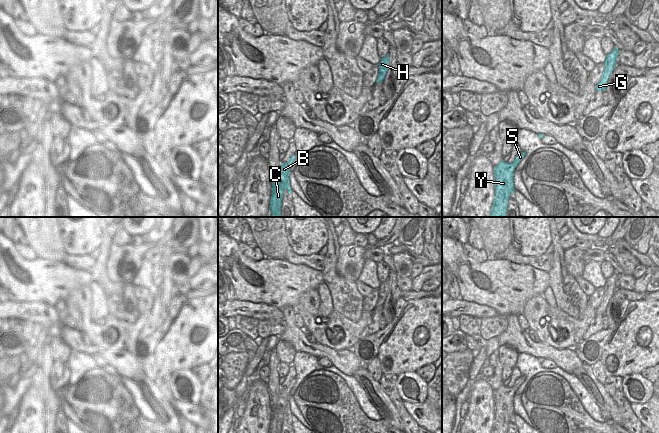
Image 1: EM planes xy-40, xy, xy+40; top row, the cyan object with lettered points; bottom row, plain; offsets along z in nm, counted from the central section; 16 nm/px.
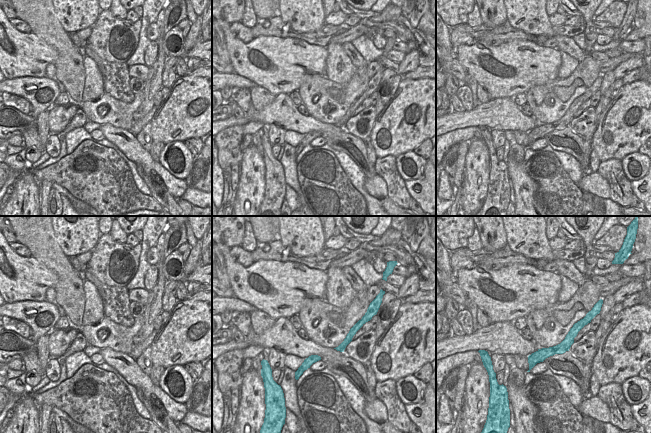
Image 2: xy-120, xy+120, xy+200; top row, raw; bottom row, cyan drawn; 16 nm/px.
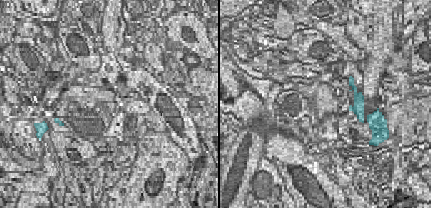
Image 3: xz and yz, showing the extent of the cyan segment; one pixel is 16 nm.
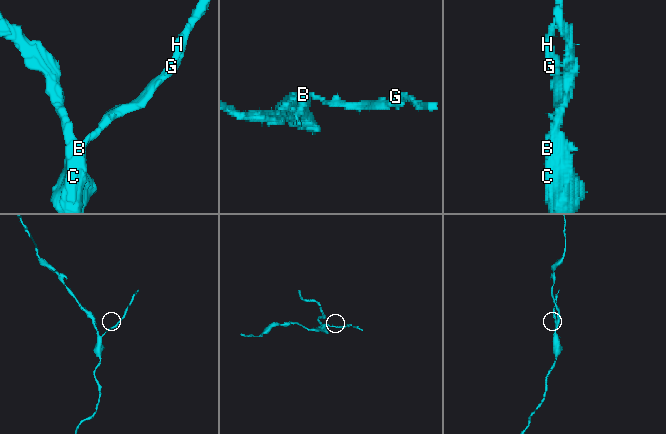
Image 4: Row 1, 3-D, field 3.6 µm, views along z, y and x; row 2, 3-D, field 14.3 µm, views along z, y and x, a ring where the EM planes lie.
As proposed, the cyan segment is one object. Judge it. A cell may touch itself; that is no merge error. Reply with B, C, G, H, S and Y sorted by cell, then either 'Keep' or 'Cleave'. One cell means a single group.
Groups: B C Y / G H S. Cleave

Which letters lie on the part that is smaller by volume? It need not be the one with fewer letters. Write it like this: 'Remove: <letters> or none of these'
Remove: G, H, S

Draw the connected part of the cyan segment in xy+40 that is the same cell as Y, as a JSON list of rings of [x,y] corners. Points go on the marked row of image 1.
[[[504,160],[494,167],[495,196],[490,217],[506,217],[510,193],[515,193],[514,172],[519,163],[514,160],[507,163]]]

